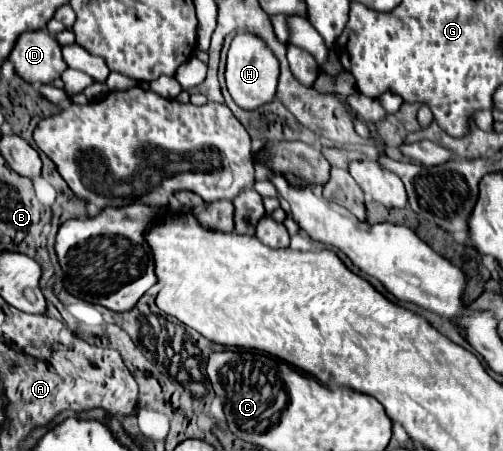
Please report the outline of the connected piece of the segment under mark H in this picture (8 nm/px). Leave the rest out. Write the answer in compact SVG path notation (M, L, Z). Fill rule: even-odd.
M236 34L226 60L226 84L230 96L240 108L256 110L262 104L272 102L276 94L278 74L278 60L274 58L272 50L266 50L266 44L260 38L254 38L254 34Z

